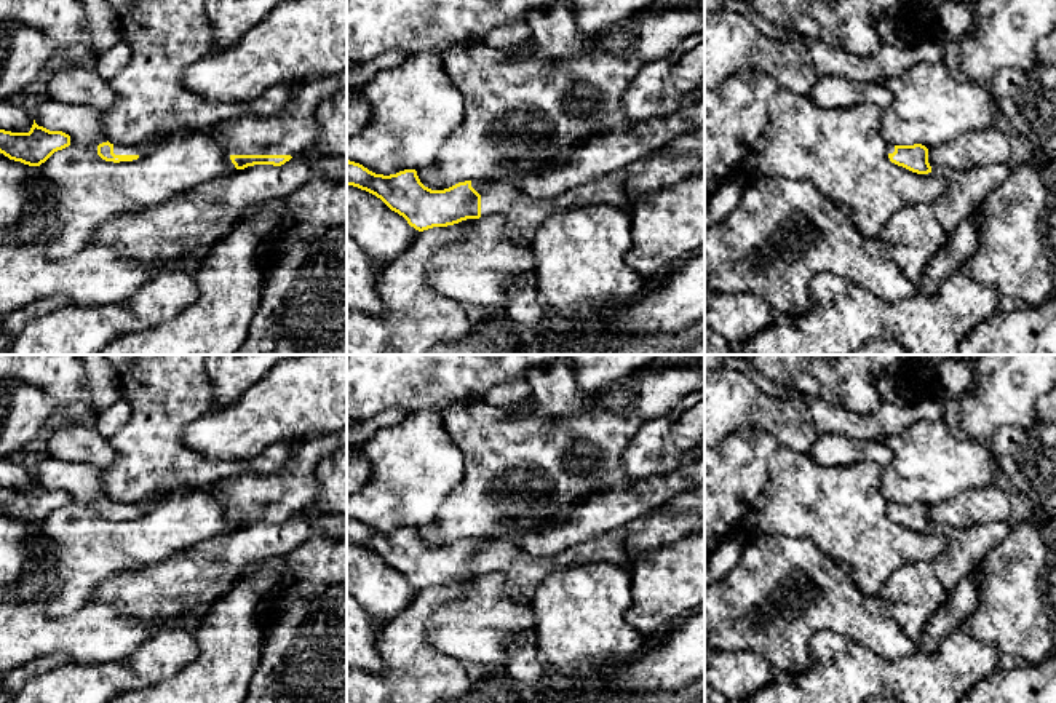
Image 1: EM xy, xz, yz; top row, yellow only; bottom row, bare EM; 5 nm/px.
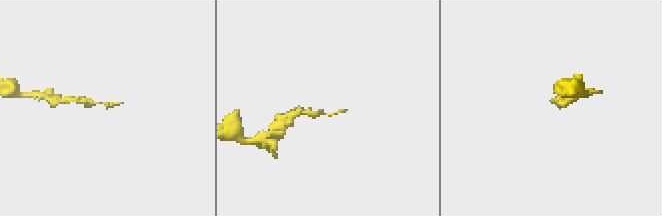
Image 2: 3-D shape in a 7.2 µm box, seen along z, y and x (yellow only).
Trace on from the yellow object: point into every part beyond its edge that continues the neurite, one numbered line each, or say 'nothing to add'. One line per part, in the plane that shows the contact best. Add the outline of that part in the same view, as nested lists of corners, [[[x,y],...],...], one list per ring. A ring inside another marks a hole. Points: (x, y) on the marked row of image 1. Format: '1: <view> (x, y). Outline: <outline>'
1: xy (294, 131). Outline: [[[347,72],[304,81],[280,113],[267,118],[244,115],[219,125],[209,134],[225,147],[227,155],[315,155],[320,137],[315,112],[323,101],[331,99],[342,88],[347,88]]]

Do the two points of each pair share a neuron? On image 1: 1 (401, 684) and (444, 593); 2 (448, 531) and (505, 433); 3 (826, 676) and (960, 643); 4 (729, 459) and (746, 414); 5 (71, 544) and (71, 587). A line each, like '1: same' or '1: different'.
1: same
2: same
3: same
4: different
5: same

